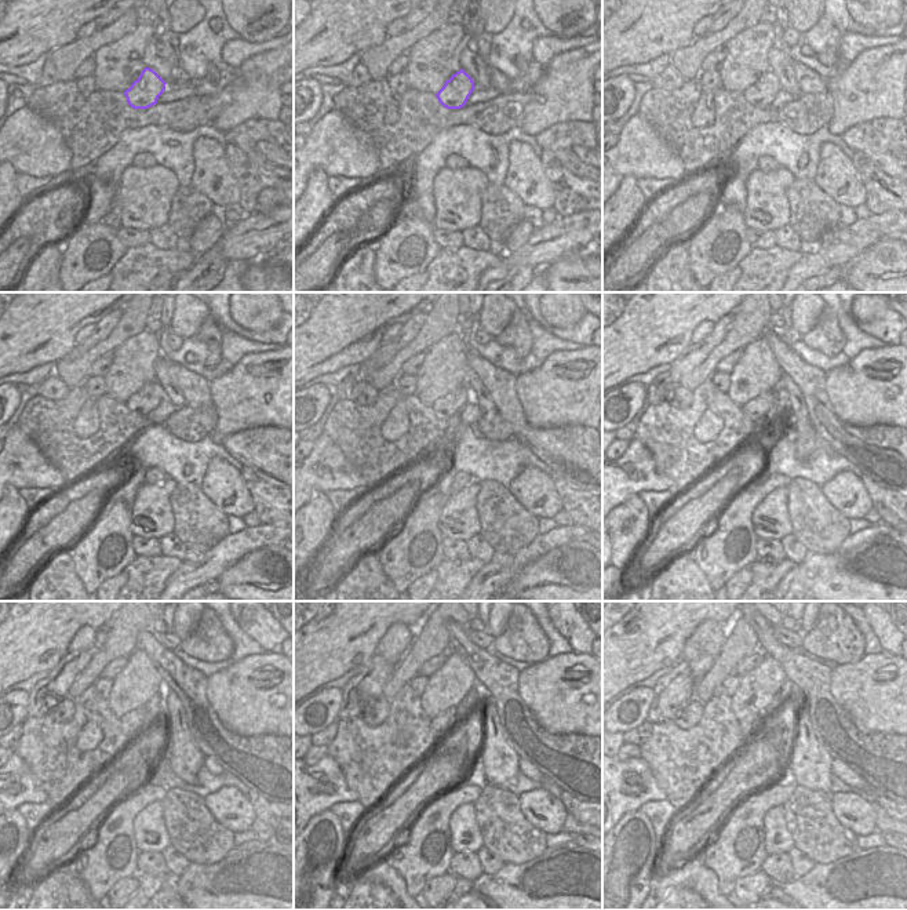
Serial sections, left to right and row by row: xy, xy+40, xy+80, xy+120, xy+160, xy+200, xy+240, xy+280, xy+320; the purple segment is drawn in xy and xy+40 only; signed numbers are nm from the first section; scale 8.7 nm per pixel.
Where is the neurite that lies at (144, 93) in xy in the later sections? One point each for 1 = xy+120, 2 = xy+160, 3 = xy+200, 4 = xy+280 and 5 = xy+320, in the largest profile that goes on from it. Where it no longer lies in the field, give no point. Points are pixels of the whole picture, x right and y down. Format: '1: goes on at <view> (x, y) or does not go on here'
1: goes on at xy+120 (146, 400)
2: goes on at xy+160 (452, 403)
3: goes on at xy+200 (762, 407)
4: goes on at xy+280 (440, 724)
5: goes on at xy+320 (750, 728)

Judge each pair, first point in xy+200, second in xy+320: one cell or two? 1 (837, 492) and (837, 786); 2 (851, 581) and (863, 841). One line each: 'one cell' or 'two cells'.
1: two cells
2: two cells

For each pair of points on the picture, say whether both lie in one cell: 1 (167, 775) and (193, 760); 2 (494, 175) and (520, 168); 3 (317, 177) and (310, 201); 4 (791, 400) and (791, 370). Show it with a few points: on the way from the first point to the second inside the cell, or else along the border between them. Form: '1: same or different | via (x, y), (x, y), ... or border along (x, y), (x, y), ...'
1: different | border along (163, 754), (186, 782), (203, 767)
2: different | border along (514, 141), (510, 142), (510, 164), (502, 184)
3: same | via (317, 182), (316, 196)
4: different | border along (782, 372), (791, 379), (807, 407)

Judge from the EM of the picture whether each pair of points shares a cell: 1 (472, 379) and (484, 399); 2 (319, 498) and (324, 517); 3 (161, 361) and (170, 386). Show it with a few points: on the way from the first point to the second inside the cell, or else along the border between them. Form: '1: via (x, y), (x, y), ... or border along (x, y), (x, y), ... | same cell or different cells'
1: via (474, 383), (480, 395) | same cell
2: via (319, 502), (320, 513) | same cell
3: via (161, 367), (161, 377), (166, 381) | same cell

